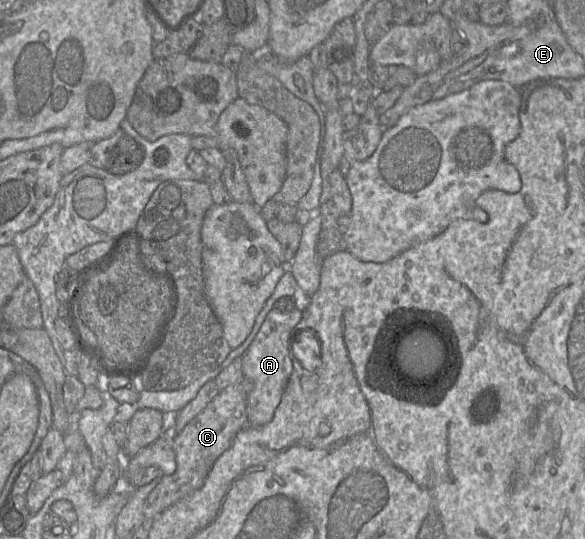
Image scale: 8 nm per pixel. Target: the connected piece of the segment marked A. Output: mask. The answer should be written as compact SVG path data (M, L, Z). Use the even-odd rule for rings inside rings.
M273 308L267 314L255 339L241 357L244 378L251 382L251 390L247 395L247 416L250 427L262 427L274 417L293 371L289 344L296 325L302 318L303 312L298 309L290 313L280 313Z

